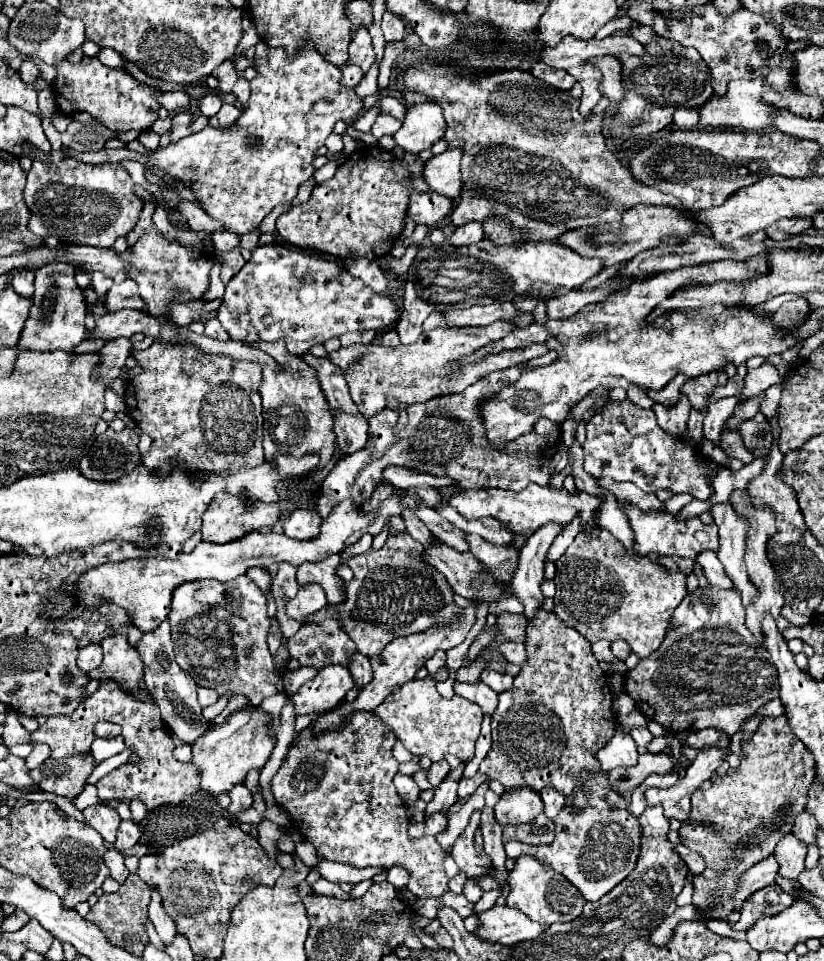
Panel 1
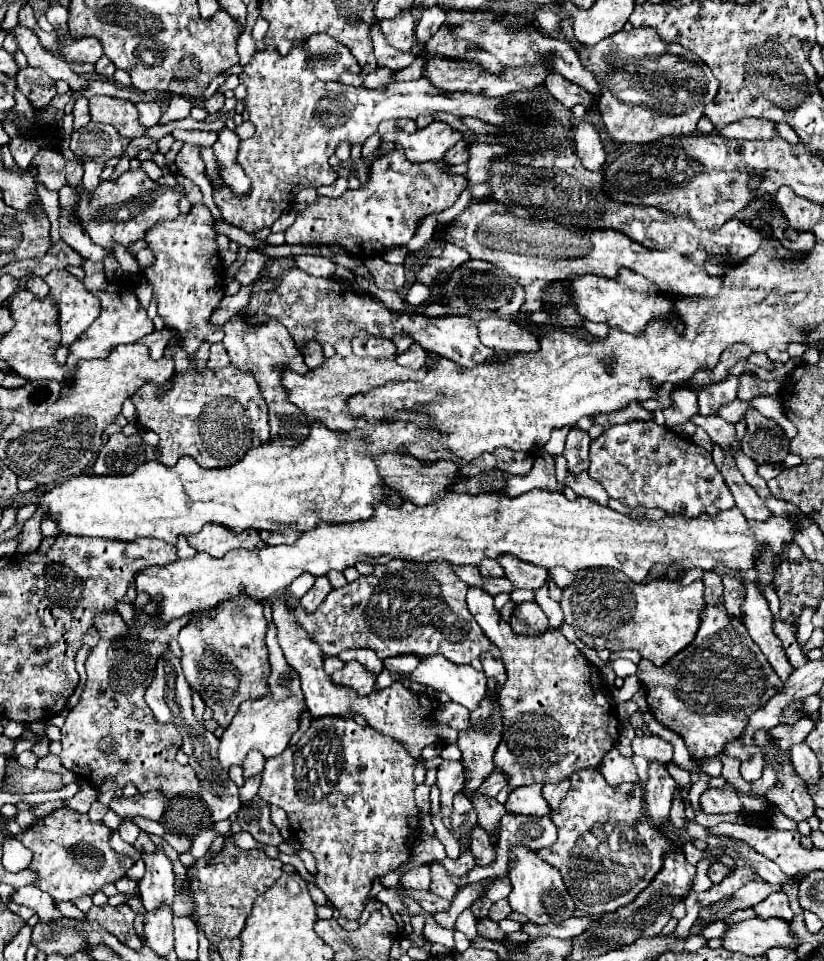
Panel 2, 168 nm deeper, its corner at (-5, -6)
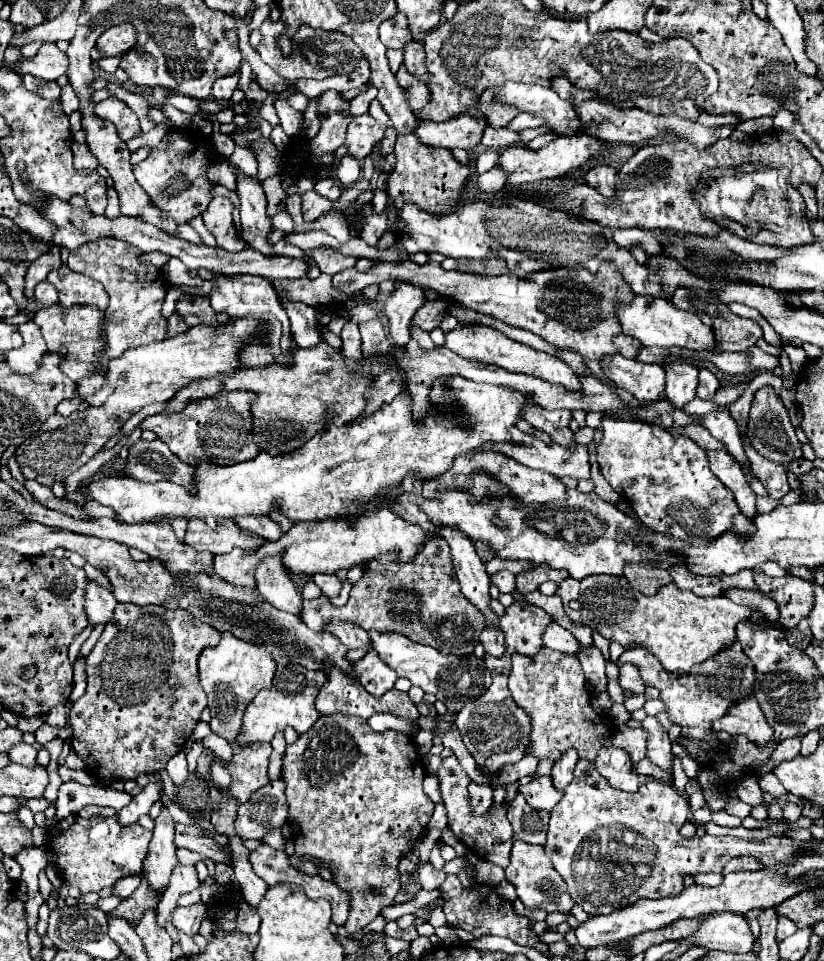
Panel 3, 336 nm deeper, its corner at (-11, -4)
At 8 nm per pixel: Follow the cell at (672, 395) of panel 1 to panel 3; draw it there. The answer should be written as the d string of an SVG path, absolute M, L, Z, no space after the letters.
M615 354L605 356L601 366L619 388L633 394L639 402L659 400L665 390L665 368L661 364L645 364Z

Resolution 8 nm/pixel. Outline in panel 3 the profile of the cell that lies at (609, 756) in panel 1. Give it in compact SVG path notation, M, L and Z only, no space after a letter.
M603 748L595 760L595 766L613 788L625 792L633 792L635 788L639 788L639 776L633 772L633 762L629 754L621 748Z

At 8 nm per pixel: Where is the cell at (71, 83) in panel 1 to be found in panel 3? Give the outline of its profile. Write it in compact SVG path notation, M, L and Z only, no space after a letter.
M117 98L101 100L99 104L95 104L95 112L99 114L99 118L109 120L109 122L115 124L117 134L119 134L119 138L123 142L127 142L127 140L131 140L131 138L141 134L137 114L125 102L121 102Z

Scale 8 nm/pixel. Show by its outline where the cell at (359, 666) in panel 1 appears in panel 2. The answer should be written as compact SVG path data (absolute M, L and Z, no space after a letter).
M345 650L345 652L339 654L339 658L343 662L359 660L363 666L367 666L371 672L377 672L377 674L383 670L383 662L371 650Z

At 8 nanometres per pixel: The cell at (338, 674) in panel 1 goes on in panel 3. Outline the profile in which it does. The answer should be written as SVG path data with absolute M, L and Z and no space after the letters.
M369 650L361 660L357 660L353 664L353 672L357 680L365 686L365 690L373 696L383 696L387 690L393 688L397 680L395 670L385 666L379 654L375 654L375 650Z

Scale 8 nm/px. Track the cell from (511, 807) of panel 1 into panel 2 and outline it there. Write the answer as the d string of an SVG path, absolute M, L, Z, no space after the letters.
M529 784L529 786L521 786L521 788L515 788L507 802L505 802L505 808L509 812L515 812L515 814L527 814L527 816L545 816L549 814L549 804L545 802L543 794L541 794L541 784Z

